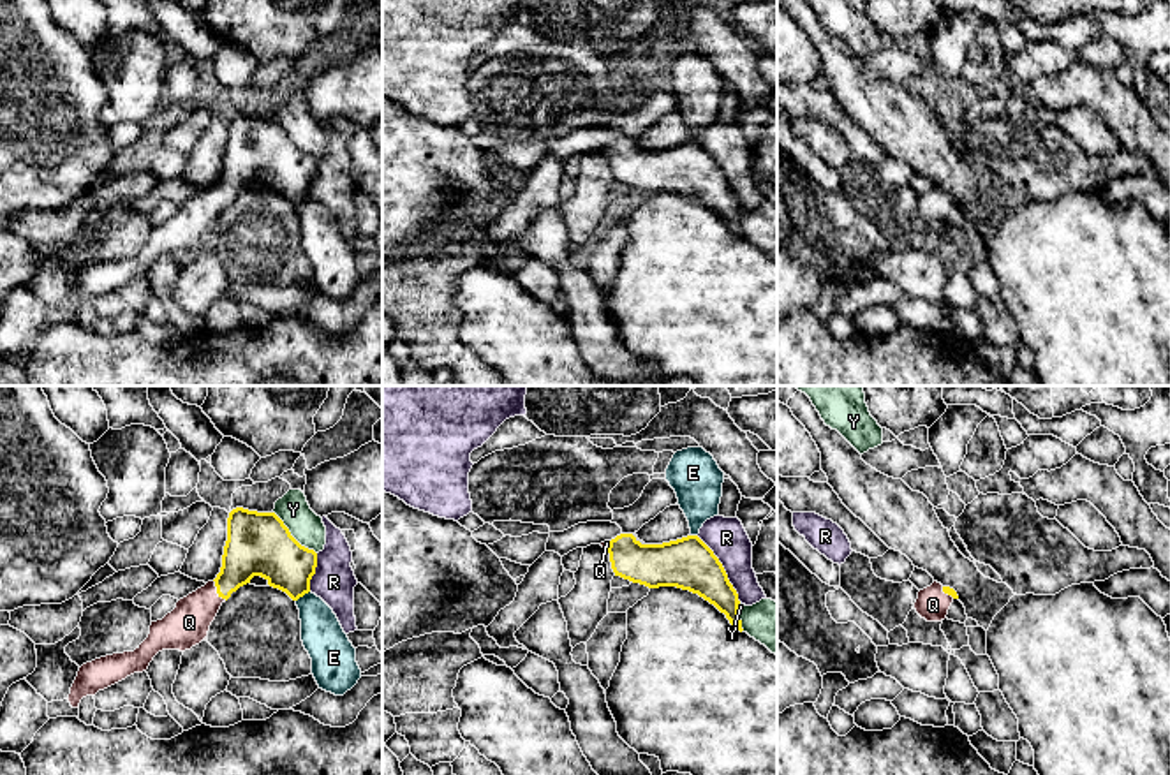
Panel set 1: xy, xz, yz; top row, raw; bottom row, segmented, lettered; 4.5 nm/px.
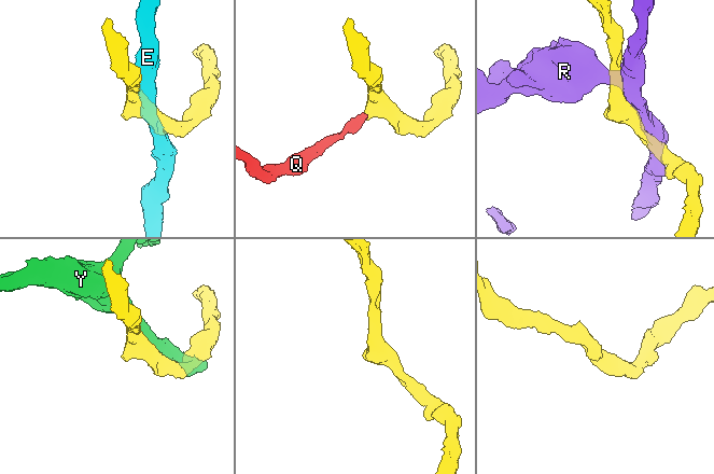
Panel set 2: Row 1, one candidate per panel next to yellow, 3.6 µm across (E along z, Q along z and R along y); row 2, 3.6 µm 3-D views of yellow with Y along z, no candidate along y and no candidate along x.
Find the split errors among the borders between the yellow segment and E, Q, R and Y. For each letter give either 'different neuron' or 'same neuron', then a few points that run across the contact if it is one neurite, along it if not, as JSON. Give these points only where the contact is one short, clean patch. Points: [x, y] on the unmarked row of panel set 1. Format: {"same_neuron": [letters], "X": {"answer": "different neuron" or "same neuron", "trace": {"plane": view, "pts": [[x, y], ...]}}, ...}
{"same_neuron": ["Q"], "E": {"answer": "different neuron"}, "Q": {"answer": "same neuron", "trace": {"plane": "xy", "pts": [[252, 154], [217, 196], [189, 228]]}}, "R": {"answer": "different neuron"}, "Y": {"answer": "different neuron"}}

